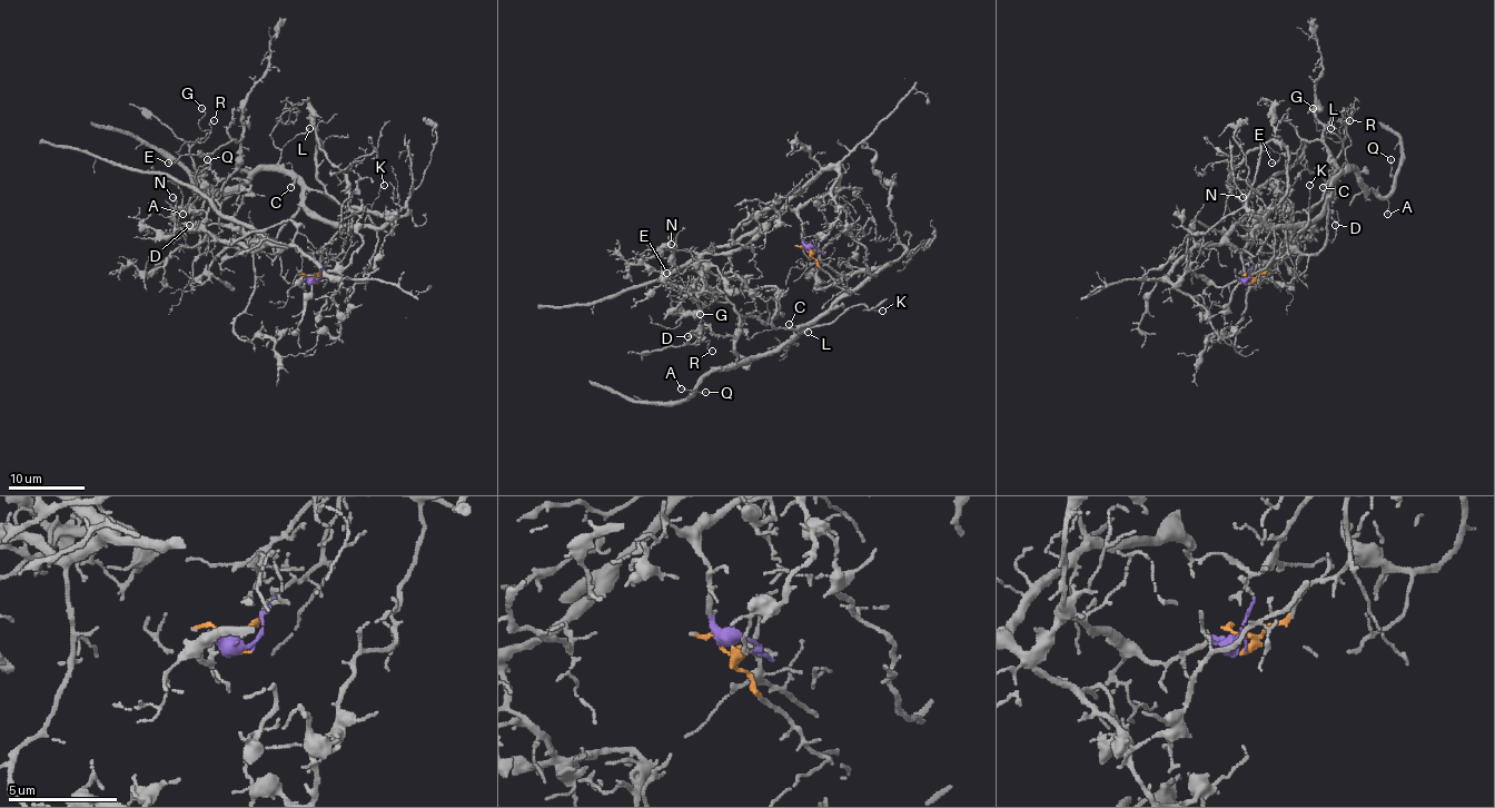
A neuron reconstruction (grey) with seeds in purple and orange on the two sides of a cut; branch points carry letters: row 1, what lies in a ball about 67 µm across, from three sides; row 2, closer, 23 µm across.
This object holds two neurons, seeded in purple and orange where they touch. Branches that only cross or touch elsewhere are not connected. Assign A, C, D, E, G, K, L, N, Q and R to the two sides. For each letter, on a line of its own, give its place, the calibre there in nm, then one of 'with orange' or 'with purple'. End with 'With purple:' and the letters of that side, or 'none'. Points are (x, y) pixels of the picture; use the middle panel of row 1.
A: place (681, 388); calibre 100 nm; with orange
C: place (789, 324); calibre 200 nm; with orange
D: place (687, 336); calibre 130 nm; with orange
E: place (666, 273); calibre 130 nm; with orange
G: place (700, 314); calibre 110 nm; with orange
K: place (882, 311); calibre 80 nm; with orange
L: place (808, 332); calibre 110 nm; with orange
N: place (671, 244); calibre 130 nm; with purple
Q: place (705, 392); calibre 110 nm; with orange
R: place (712, 351); calibre 90 nm; with orange
With purple: N

